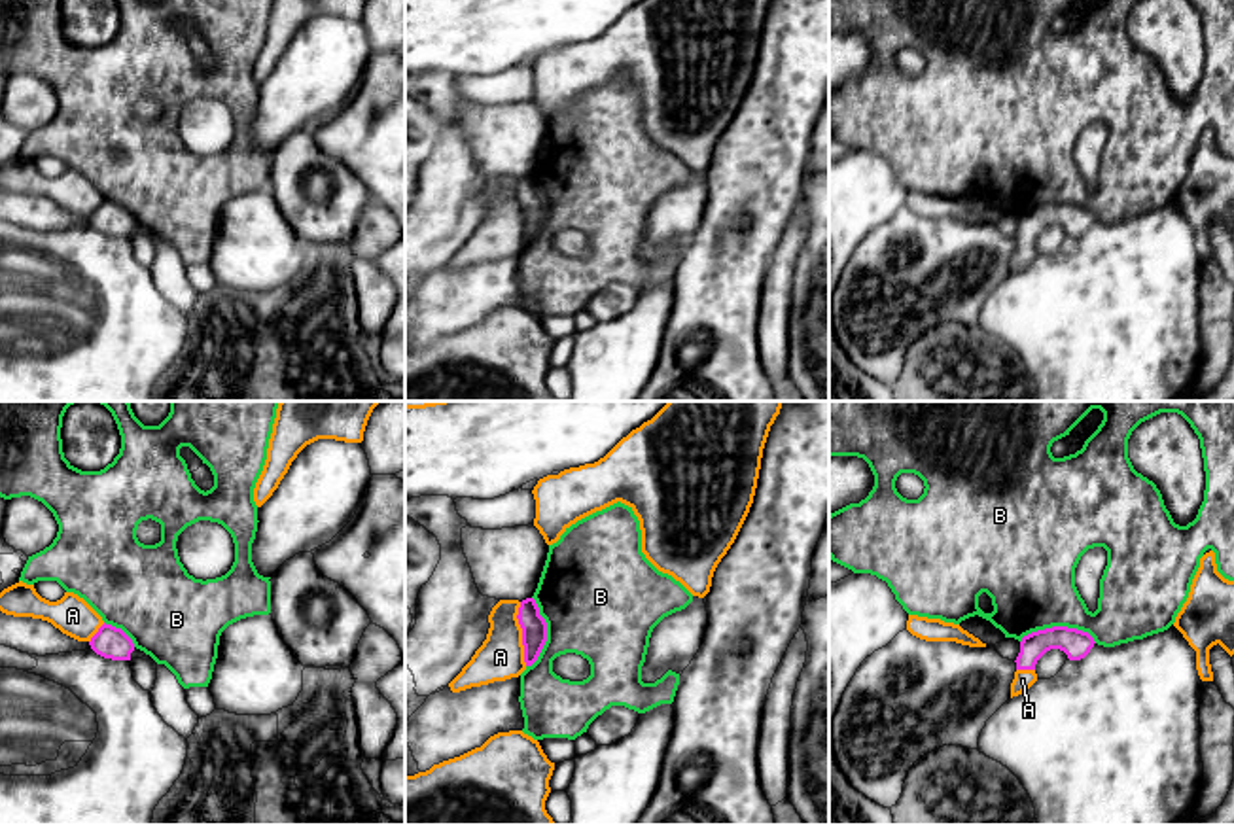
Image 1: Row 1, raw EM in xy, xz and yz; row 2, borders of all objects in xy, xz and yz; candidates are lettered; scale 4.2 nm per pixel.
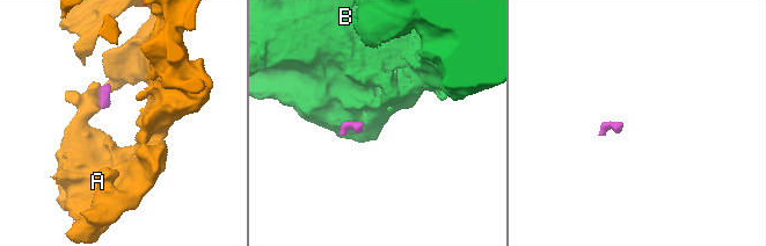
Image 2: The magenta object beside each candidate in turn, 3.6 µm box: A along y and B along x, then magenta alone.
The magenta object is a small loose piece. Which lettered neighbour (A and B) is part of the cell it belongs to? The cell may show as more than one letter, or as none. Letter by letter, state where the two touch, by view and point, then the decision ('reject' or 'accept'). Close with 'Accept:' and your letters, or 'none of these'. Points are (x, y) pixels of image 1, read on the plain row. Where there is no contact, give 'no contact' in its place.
A: meets magenta in xz at (523, 210); accept
B: meets magenta in yz at (1058, 203); reject
Accept: A

